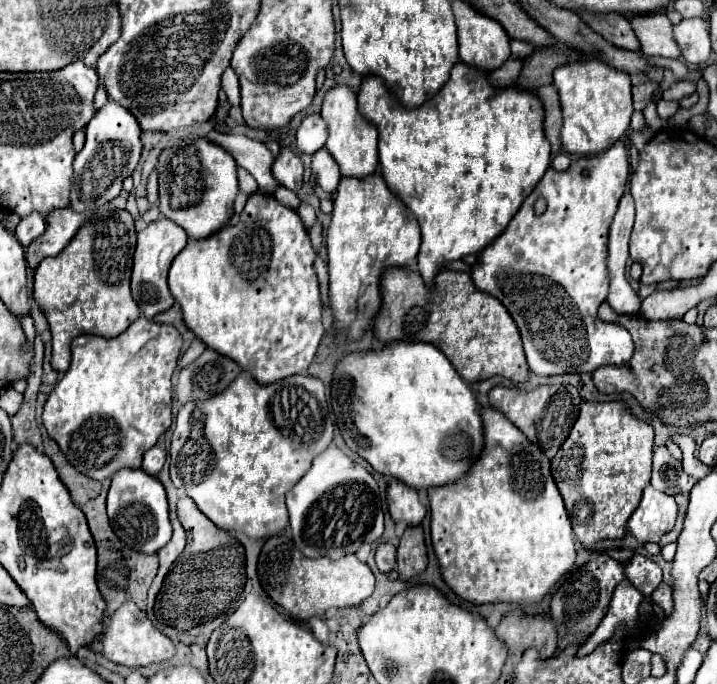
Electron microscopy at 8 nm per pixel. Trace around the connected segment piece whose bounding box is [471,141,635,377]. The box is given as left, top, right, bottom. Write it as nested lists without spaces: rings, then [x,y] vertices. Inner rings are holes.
[[[617,141],[613,147],[609,147],[605,153],[599,153],[597,157],[573,159],[567,171],[559,173],[549,167],[533,193],[523,201],[517,215],[509,221],[507,229],[479,253],[479,259],[473,265],[471,277],[475,287],[497,297],[515,319],[523,337],[523,349],[529,369],[535,375],[553,377],[567,373],[593,373],[603,365],[621,367],[633,357],[635,347],[629,331],[621,325],[603,323],[597,319],[597,307],[605,301],[609,287],[605,265],[607,231],[617,211],[617,203],[625,193],[627,177],[629,157],[623,141]],[[583,169],[589,173],[583,175]],[[539,197],[547,201],[547,209],[543,215],[537,215],[533,209],[533,201],[537,201]]]

